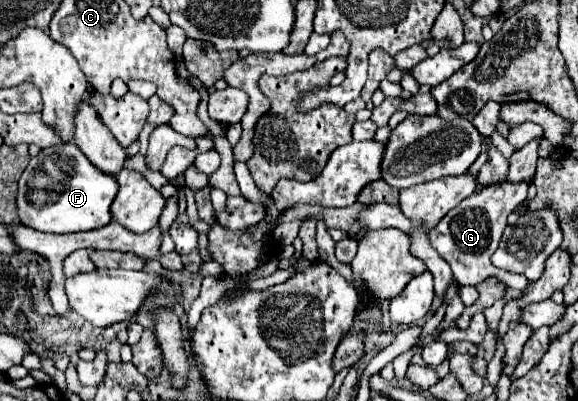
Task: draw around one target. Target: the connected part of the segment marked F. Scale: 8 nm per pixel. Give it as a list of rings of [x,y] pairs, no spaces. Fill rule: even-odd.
[[[75,144],[51,146],[41,150],[39,156],[31,158],[29,166],[25,168],[19,180],[17,214],[23,226],[39,232],[69,234],[95,230],[109,224],[109,206],[115,194],[117,180],[103,176],[103,172],[97,172],[97,168],[93,168],[93,164],[85,160],[85,154]],[[31,172],[45,172],[41,174],[41,188],[31,188]]]

